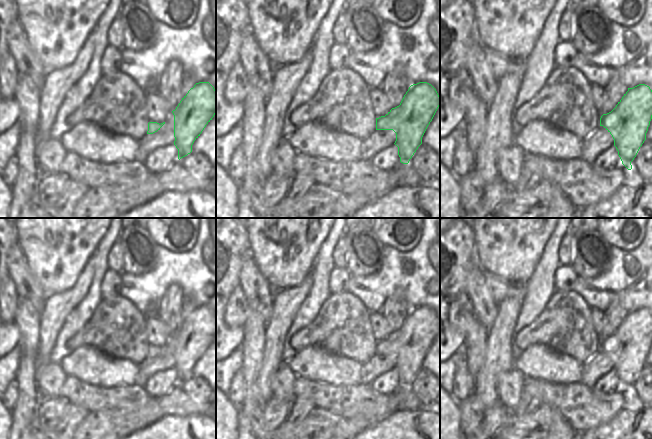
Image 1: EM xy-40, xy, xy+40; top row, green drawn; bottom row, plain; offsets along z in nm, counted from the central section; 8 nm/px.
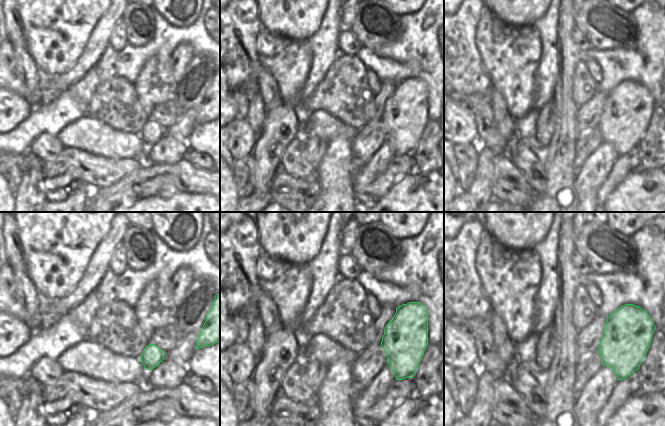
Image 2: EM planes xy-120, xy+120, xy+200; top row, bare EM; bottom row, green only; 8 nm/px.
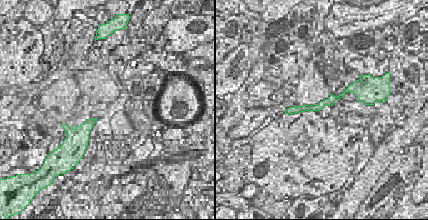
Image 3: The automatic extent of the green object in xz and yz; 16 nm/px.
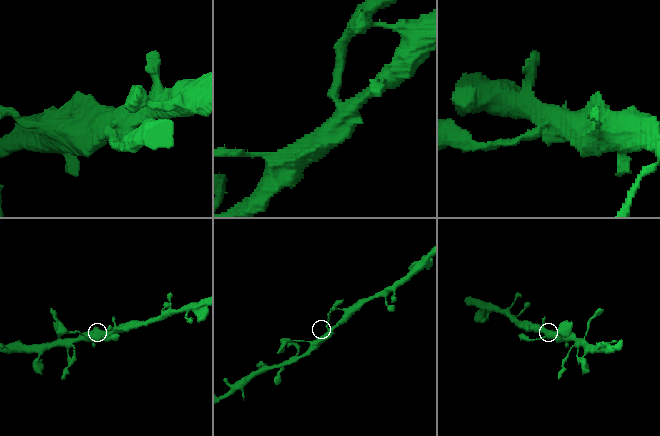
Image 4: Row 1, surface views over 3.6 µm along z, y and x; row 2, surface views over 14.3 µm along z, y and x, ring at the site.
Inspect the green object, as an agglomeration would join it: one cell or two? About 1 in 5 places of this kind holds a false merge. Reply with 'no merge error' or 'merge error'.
no merge error

